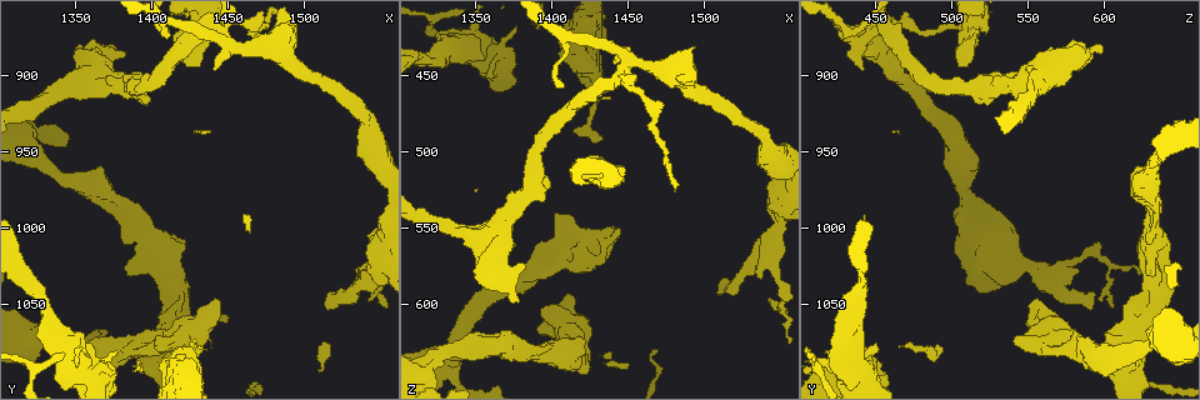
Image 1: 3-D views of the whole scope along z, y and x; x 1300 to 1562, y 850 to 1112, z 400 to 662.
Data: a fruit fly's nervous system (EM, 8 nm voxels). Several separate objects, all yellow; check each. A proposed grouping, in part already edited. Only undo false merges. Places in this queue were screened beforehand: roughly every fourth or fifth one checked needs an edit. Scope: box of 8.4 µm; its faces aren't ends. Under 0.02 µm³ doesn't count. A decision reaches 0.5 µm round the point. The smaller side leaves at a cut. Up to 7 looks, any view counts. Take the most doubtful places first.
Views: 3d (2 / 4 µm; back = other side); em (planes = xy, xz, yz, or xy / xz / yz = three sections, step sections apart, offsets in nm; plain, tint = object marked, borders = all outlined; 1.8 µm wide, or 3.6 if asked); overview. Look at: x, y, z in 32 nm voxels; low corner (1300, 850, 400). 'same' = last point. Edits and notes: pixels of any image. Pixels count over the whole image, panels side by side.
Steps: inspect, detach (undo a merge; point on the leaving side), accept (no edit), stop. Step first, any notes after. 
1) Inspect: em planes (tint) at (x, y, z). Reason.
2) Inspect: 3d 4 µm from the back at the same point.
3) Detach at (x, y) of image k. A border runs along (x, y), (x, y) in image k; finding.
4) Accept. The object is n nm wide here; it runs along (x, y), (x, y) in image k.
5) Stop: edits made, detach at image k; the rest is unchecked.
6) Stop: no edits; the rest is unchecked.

Inspect: 3d 2 µm at (1320, 944, 640).

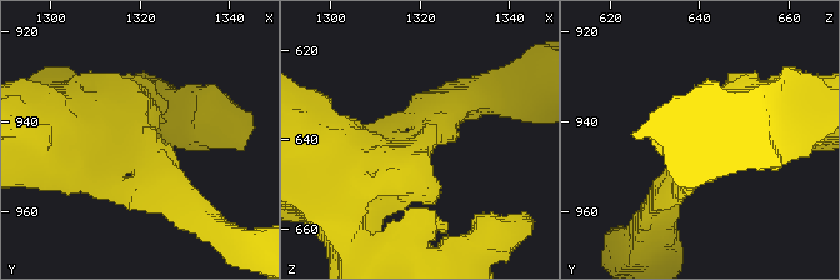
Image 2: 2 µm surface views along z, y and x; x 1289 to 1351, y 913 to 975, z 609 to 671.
Inspect: em yz step 8 (tint) at (1320, 945, 641). 3 arms meet here; the arms are 200, 220, 480 nm wide; shape alone is not enough.

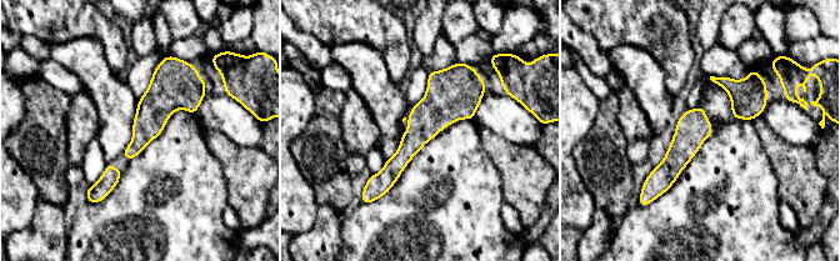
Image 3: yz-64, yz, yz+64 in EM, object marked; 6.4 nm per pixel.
Accept. One neuron here.

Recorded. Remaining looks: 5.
Inspect: em planes (tint) at (1426, 882, 508). Abrupt turn.

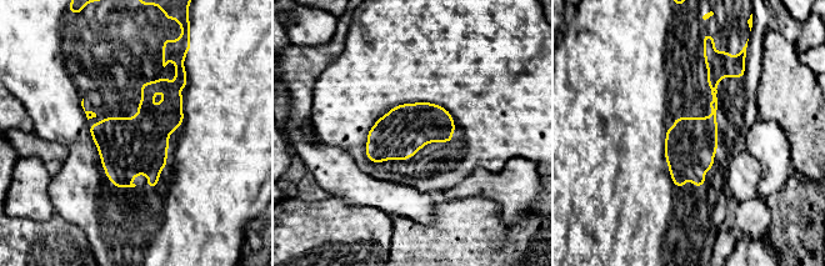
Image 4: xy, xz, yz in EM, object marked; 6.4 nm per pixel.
Accept. Continuous, no second neuron.

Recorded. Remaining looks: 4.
Inspect: 3d 4 µm at (1348, 1086, 430). A fork.

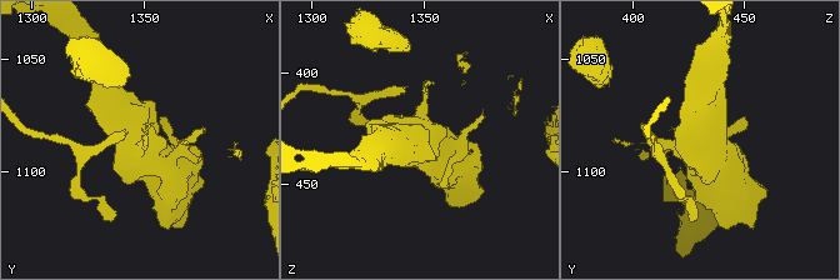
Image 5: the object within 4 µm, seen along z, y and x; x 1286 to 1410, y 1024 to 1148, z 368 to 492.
Inspect: em xy step 16 (tint) at (1347, 1087, 430).

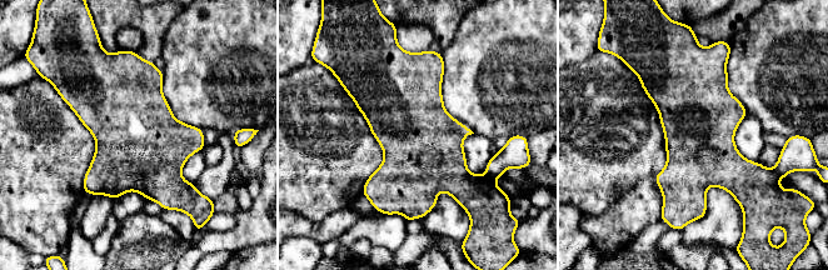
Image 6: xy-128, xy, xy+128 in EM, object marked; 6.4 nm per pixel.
Detach at (515, 154) of image 6. The object is 480 nm wide here; a border runs along (485, 175), (493, 181) in image 6; two neurons meet here.

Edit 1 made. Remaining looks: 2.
Stop: edits made, detach at image 6; the rest is unchecked.

